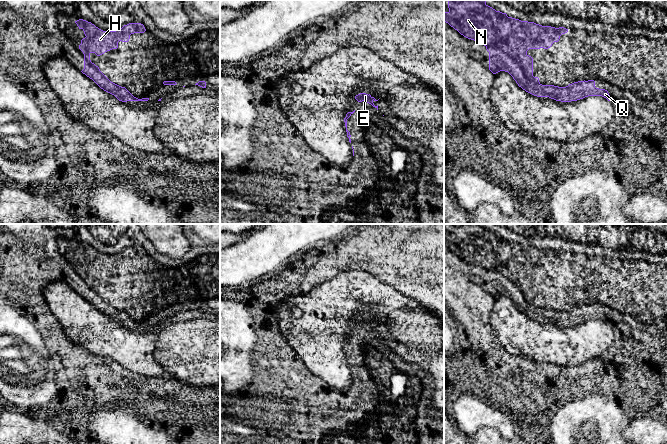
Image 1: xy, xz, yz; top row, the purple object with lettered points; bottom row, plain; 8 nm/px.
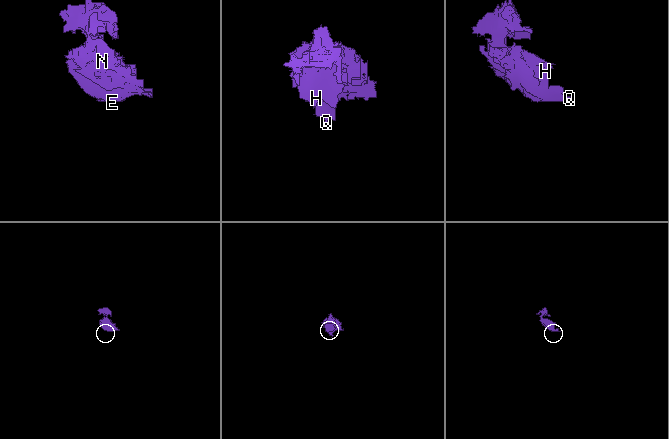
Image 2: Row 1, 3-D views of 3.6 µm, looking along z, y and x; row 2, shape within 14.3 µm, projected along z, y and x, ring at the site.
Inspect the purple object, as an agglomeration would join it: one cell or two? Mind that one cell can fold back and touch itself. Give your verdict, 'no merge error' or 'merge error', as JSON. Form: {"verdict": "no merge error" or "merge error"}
{"verdict": "no merge error"}

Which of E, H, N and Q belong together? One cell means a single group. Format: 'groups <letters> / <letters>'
groups E H N Q

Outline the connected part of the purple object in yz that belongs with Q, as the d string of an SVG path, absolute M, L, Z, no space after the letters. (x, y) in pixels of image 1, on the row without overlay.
M447 224L448 236L444 236L444 245L464 261L483 268L489 276L489 294L496 298L508 296L519 311L537 321L549 321L556 325L571 326L588 320L602 320L608 325L611 321L607 314L595 311L594 304L578 305L566 311L542 309L538 301L533 300L533 282L527 278L529 273L548 273L560 260L568 256L564 251L542 250L534 246L521 245L508 241L506 237L496 235L486 228L487 224Z

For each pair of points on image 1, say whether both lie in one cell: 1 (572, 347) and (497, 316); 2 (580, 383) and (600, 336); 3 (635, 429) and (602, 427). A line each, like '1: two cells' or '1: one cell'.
1: one cell
2: two cells
3: two cells

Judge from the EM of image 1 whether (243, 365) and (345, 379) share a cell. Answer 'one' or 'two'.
two

